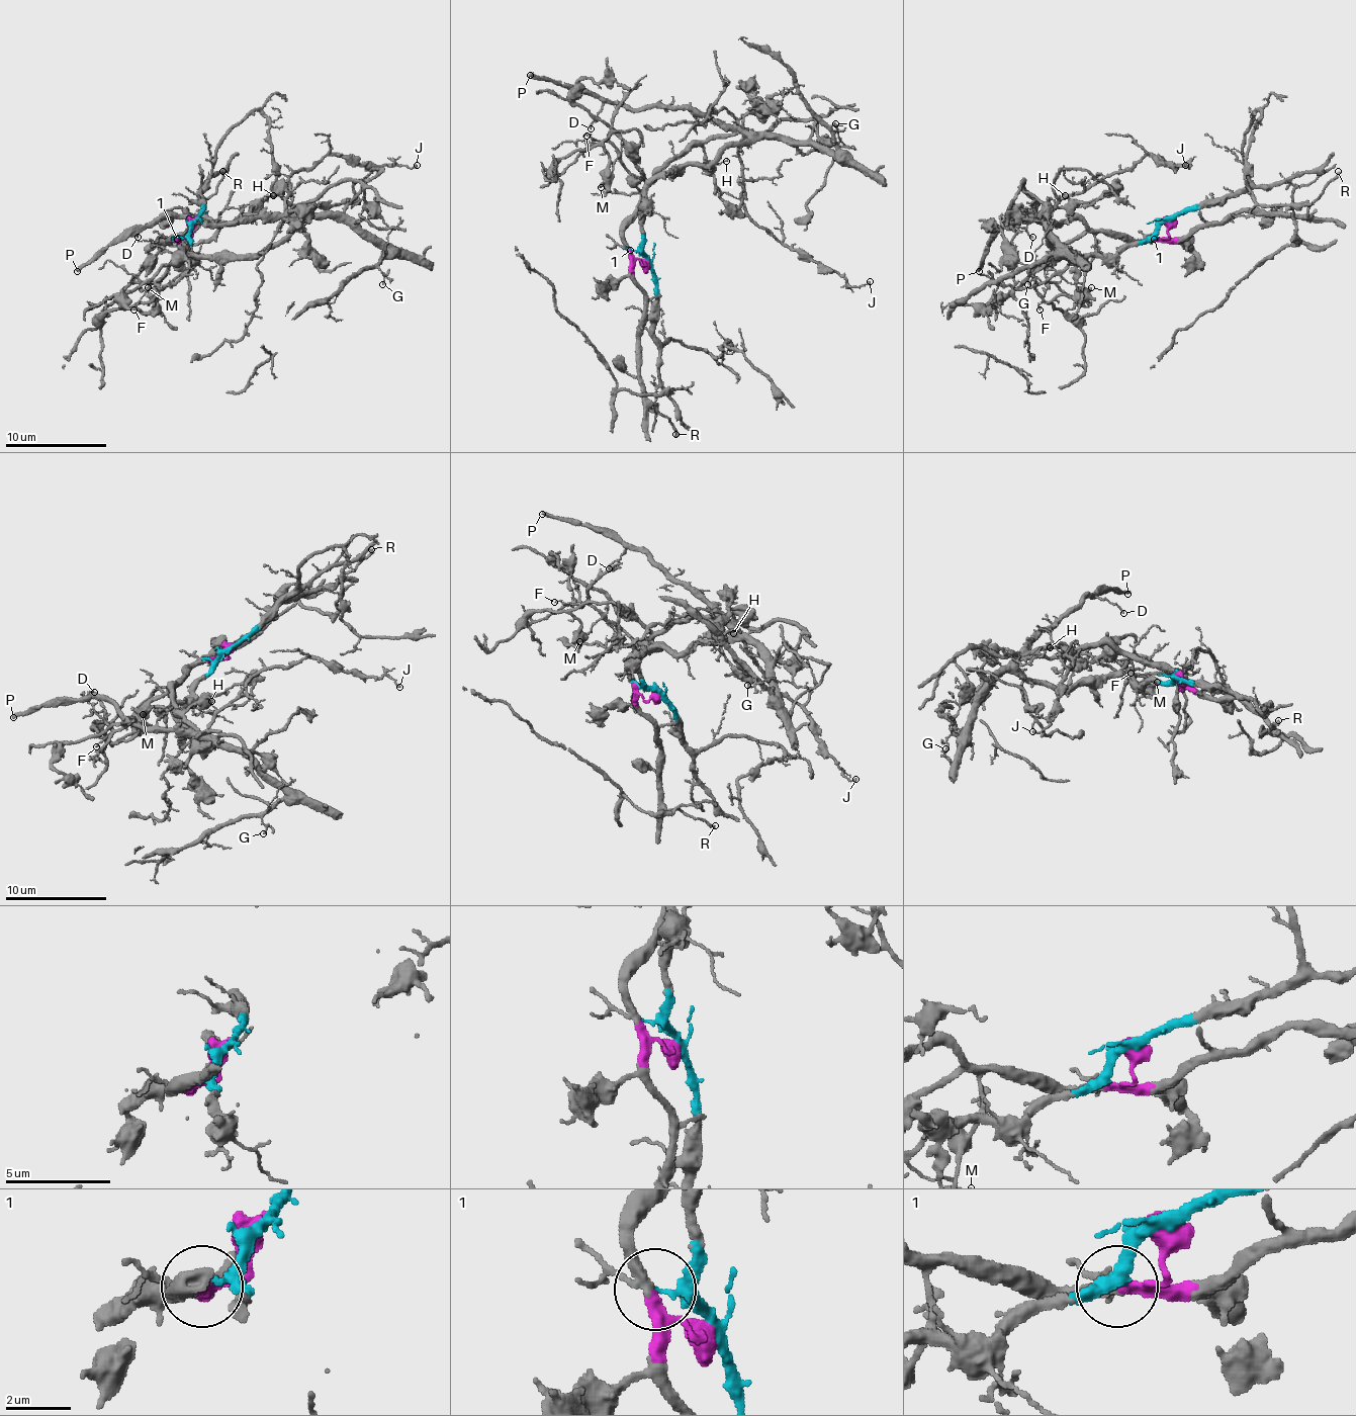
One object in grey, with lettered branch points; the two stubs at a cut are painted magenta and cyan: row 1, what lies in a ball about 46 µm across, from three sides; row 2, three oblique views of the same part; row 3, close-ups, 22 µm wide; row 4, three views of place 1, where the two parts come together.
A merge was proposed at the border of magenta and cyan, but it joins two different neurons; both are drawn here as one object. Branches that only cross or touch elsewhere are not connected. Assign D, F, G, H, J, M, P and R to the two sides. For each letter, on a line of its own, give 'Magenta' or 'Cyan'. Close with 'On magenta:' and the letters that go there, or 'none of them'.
D: Cyan
F: Cyan
G: Cyan
H: Magenta
J: Cyan
M: Magenta
P: Cyan
R: Magenta
On magenta: H, M, R

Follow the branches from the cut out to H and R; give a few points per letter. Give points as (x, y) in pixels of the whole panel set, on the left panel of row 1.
H: (195, 222), (187, 237), (170, 239), (205, 218), (238, 222), (261, 201), (273, 196)
R: (195, 222), (192, 234), (180, 239), (190, 229), (187, 211), (202, 211), (222, 171)

